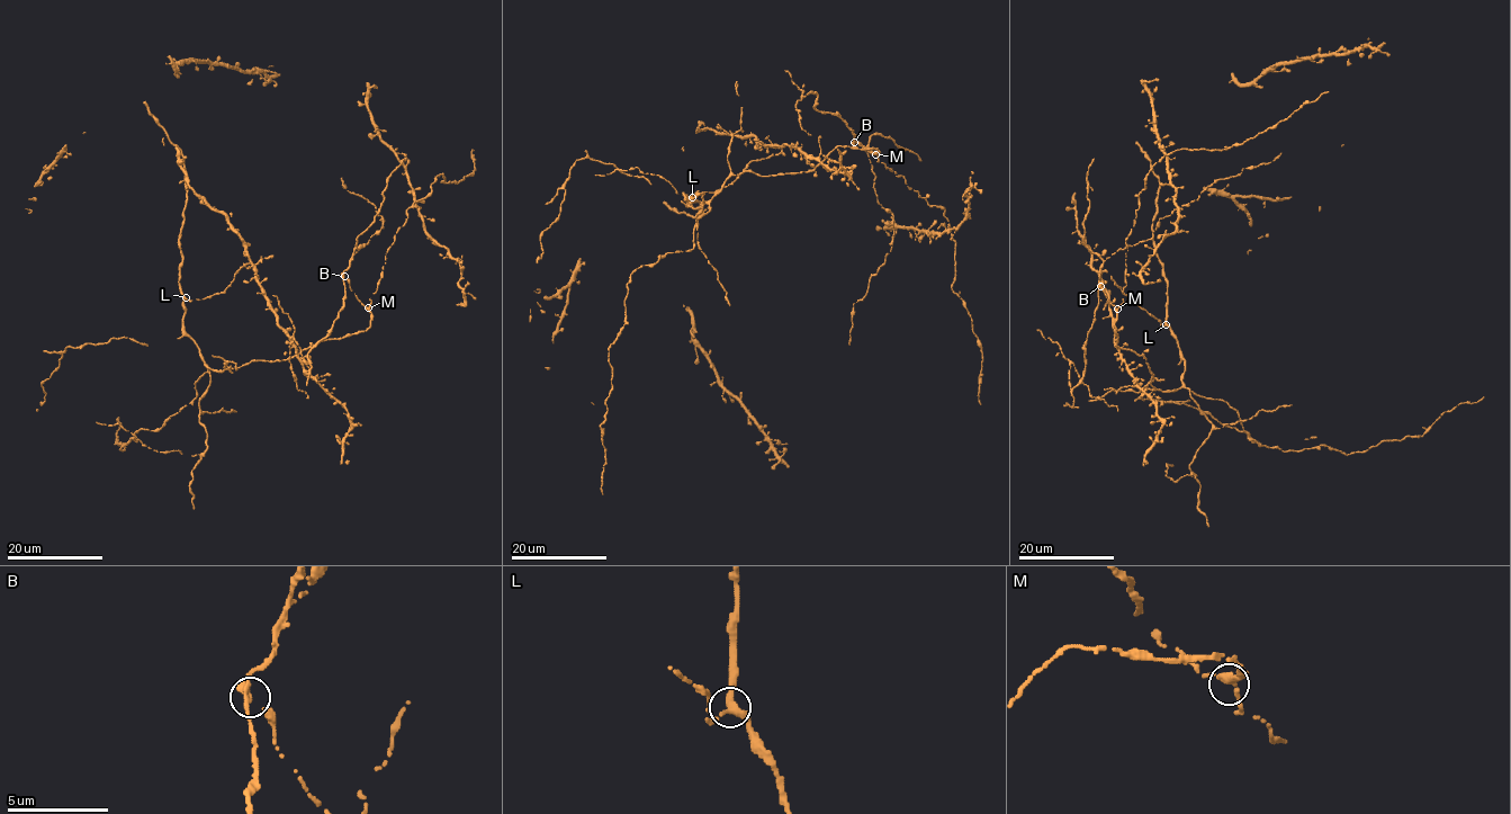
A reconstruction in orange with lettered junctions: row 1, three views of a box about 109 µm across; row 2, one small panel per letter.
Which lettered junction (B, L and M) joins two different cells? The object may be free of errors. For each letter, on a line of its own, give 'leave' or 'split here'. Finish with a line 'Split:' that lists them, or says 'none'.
B: split here
L: leave
M: leave
Split: B

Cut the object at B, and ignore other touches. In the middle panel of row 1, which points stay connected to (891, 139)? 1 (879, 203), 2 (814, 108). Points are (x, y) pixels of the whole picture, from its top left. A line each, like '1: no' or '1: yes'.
1: yes
2: yes

